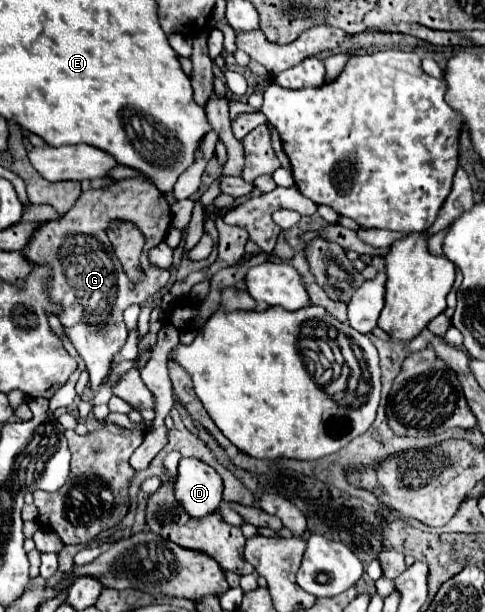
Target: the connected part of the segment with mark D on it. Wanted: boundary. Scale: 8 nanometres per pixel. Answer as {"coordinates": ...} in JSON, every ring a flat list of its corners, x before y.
{"coordinates":[[182,458,174,496,190,518,202,518,218,510,222,502,222,478,202,460]]}

